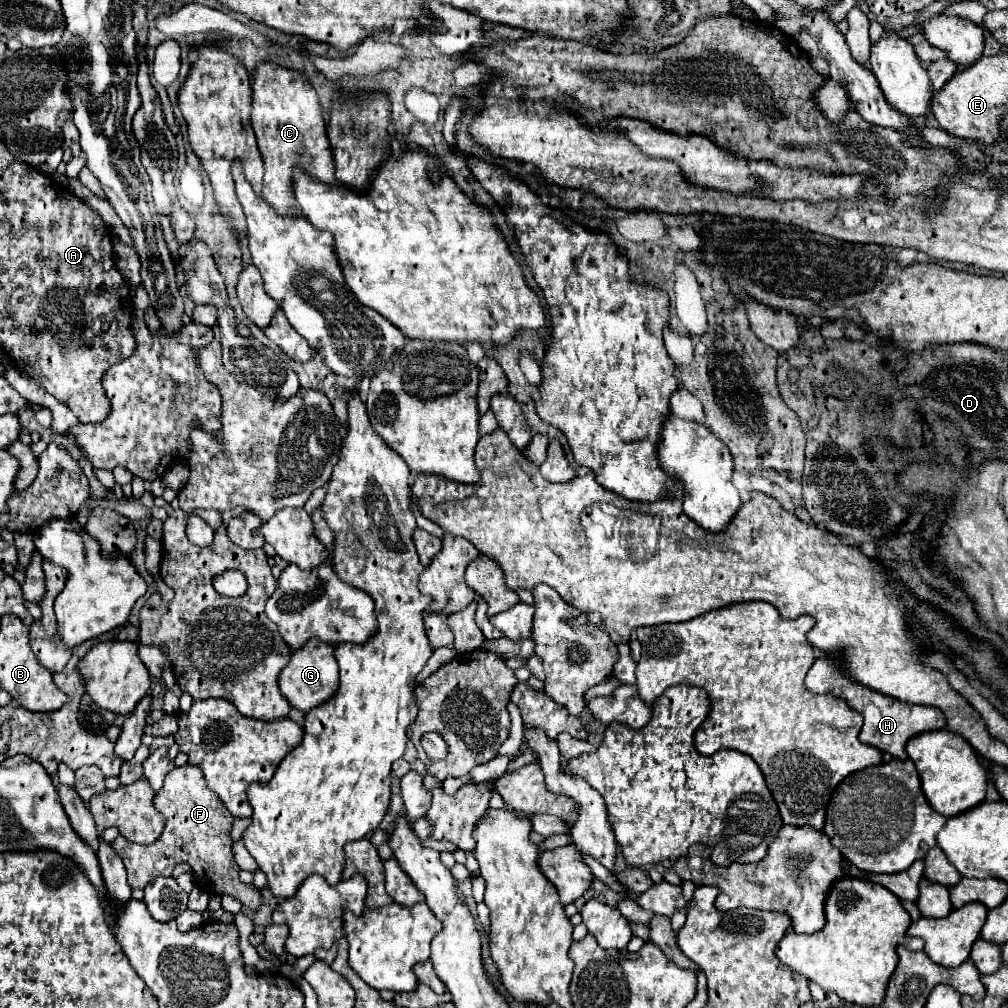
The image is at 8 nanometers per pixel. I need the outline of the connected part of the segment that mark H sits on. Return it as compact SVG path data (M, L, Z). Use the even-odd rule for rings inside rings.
M820 652L820 656L816 658L814 666L810 668L810 672L806 674L806 688L812 694L834 694L844 698L856 712L860 712L864 716L864 726L860 730L860 740L864 744L870 744L882 752L892 754L894 758L906 760L906 742L920 734L920 732L928 732L928 730L940 730L946 726L944 714L938 708L932 706L918 706L918 704L908 704L902 700L896 700L892 696L880 694L876 690L870 690L866 686L862 686L860 682L854 682L840 666L838 658L828 656L826 652Z

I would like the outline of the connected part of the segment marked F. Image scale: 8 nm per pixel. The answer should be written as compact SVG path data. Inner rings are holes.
M186 764L182 768L172 768L164 780L164 786L154 796L154 806L160 814L166 818L164 832L160 840L156 840L150 846L140 846L124 840L124 836L118 836L112 842L112 848L122 858L126 872L128 872L128 884L132 888L146 888L152 878L156 876L172 876L172 870L180 862L188 862L194 870L196 882L200 884L204 878L204 890L210 894L232 894L236 896L246 908L258 908L262 904L260 890L252 884L244 884L238 878L240 866L236 864L232 856L232 814L224 808L222 800L206 786L204 774L198 766Z

